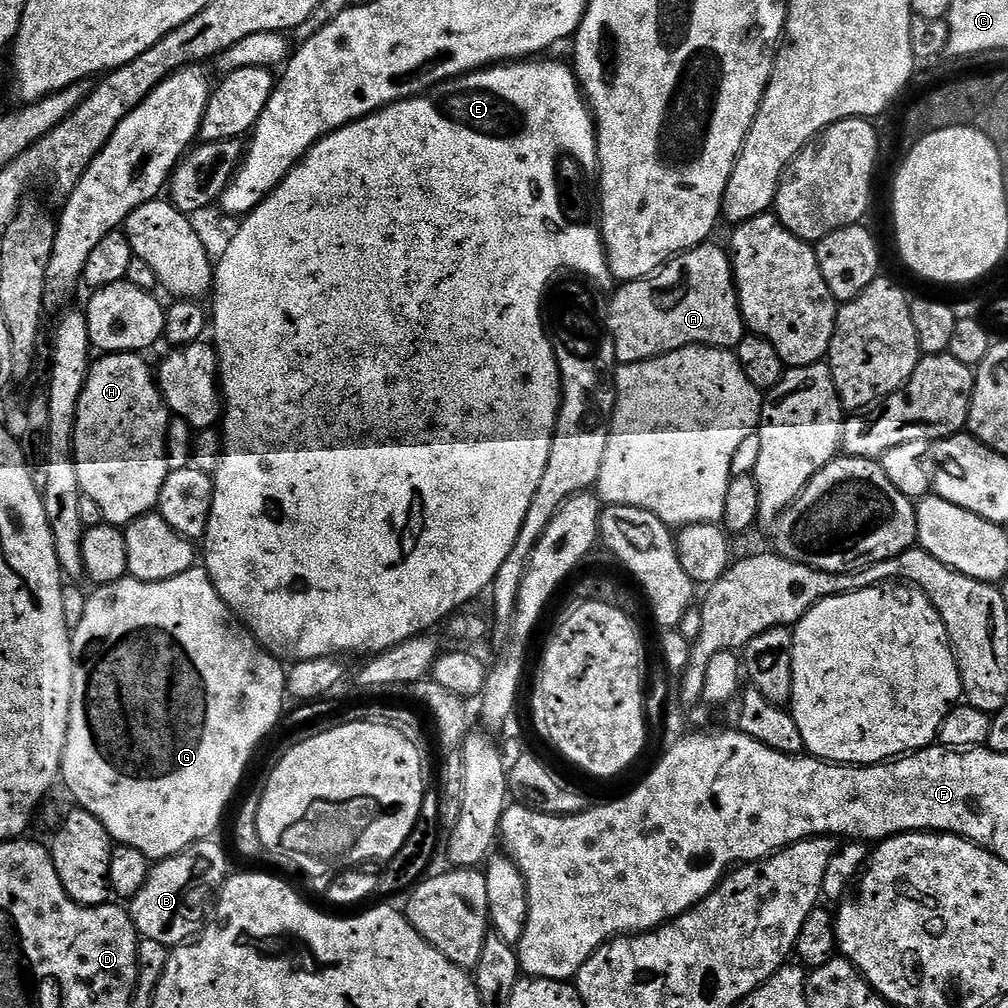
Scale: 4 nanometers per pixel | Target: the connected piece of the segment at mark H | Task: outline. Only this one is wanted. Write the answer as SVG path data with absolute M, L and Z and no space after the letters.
M110 352L101 355L91 361L88 376L84 379L84 389L78 398L76 406L76 421L72 434L72 457L76 459L76 469L78 470L78 482L80 491L85 497L92 499L92 504L101 512L103 523L115 524L117 526L127 526L132 520L144 516L147 512L153 511L160 503L162 486L166 482L169 474L168 466L168 425L170 413L164 404L164 399L160 396L160 385L157 384L153 369L148 369L148 364L144 361L143 355L134 352Z

